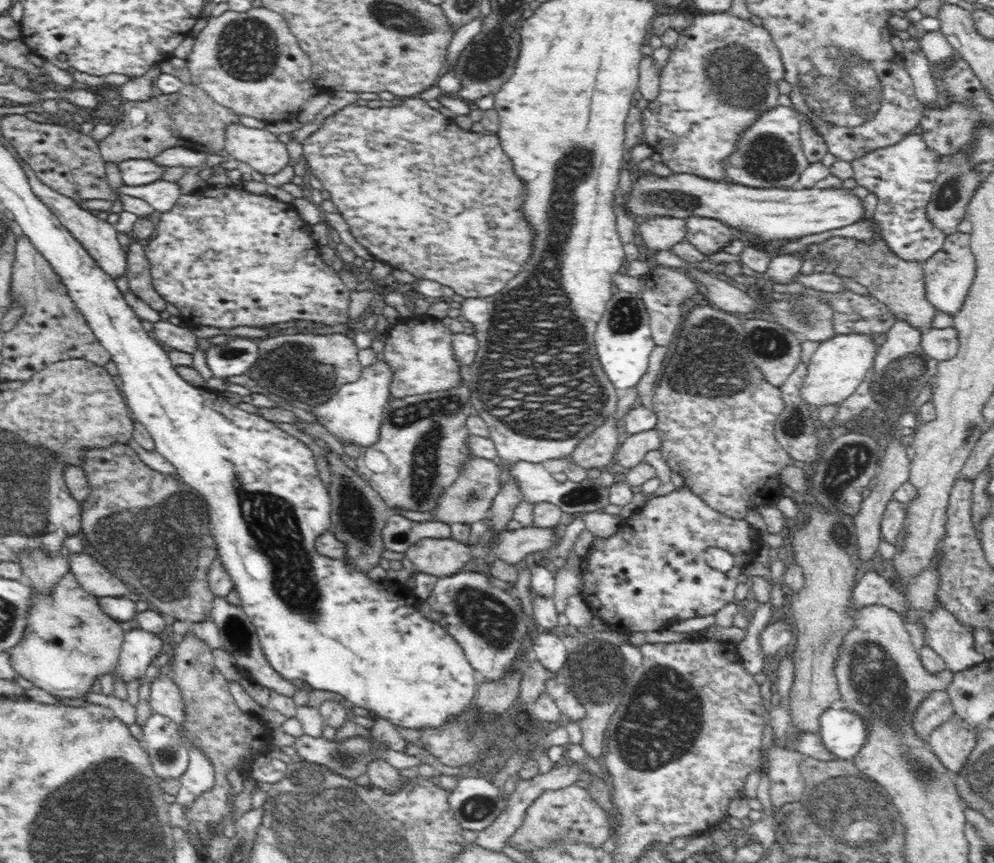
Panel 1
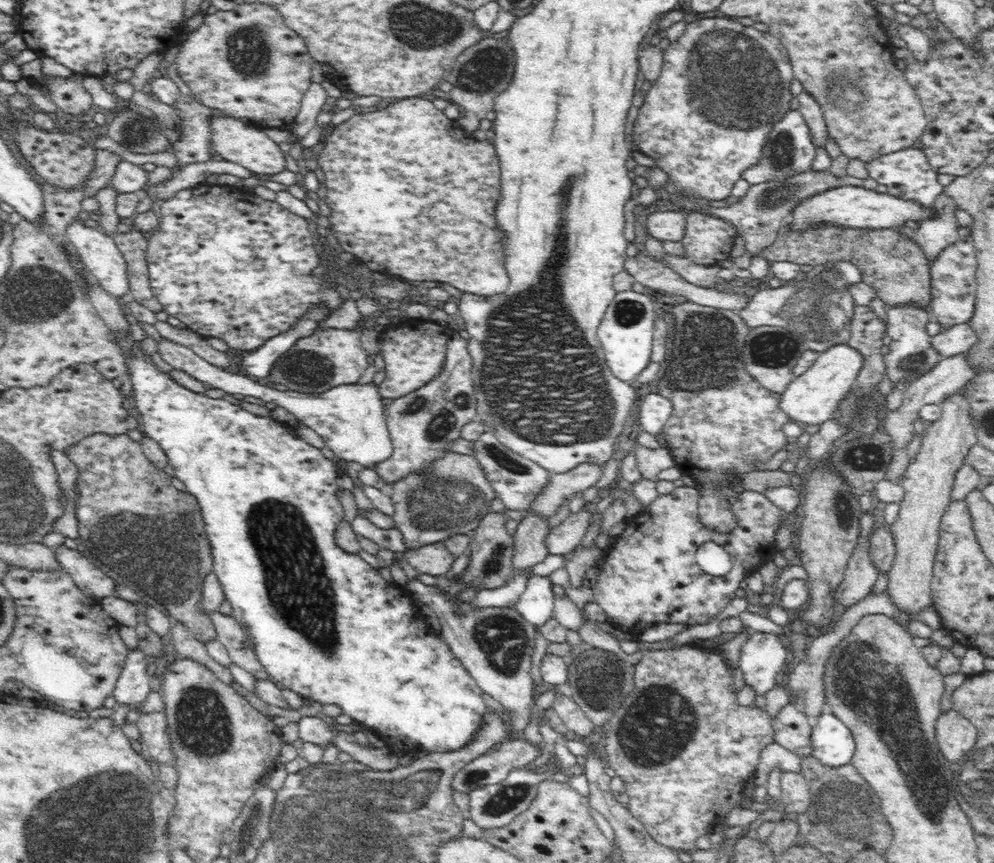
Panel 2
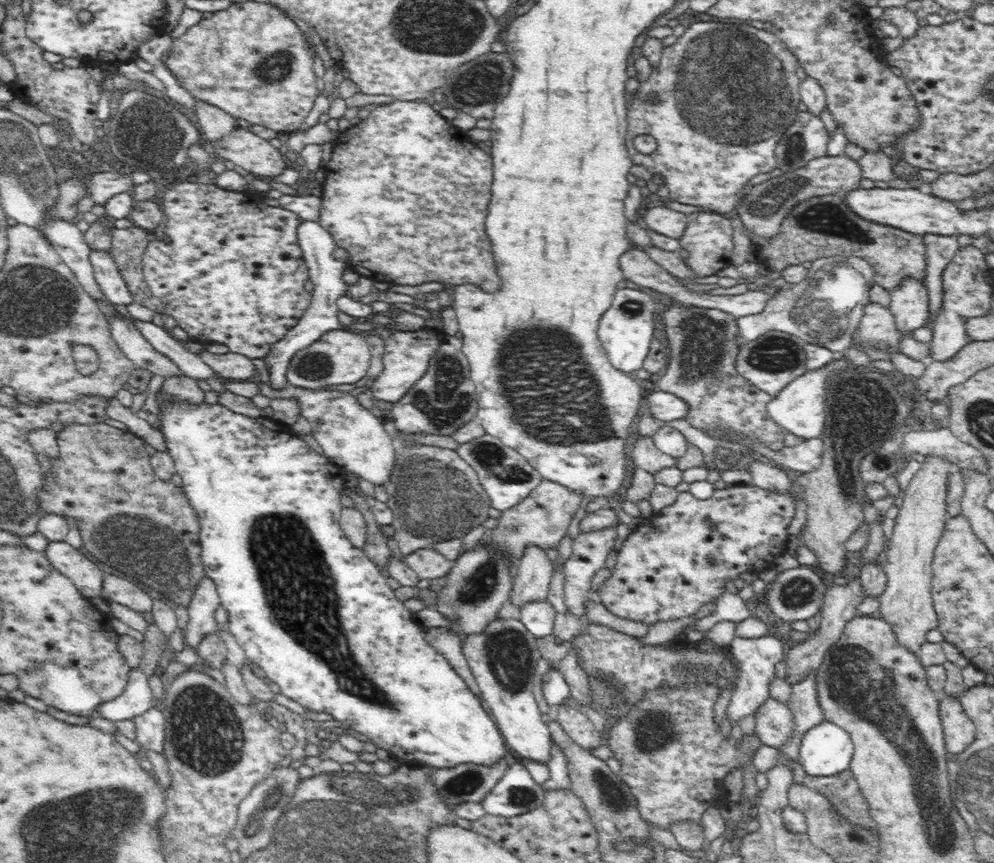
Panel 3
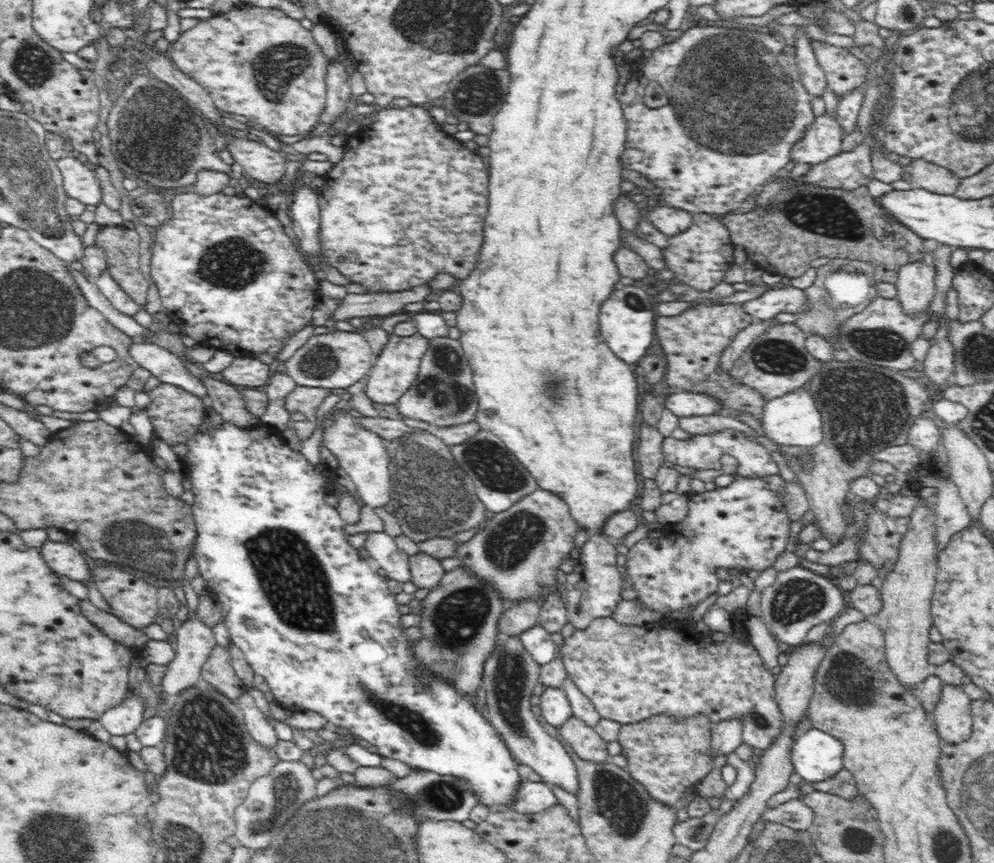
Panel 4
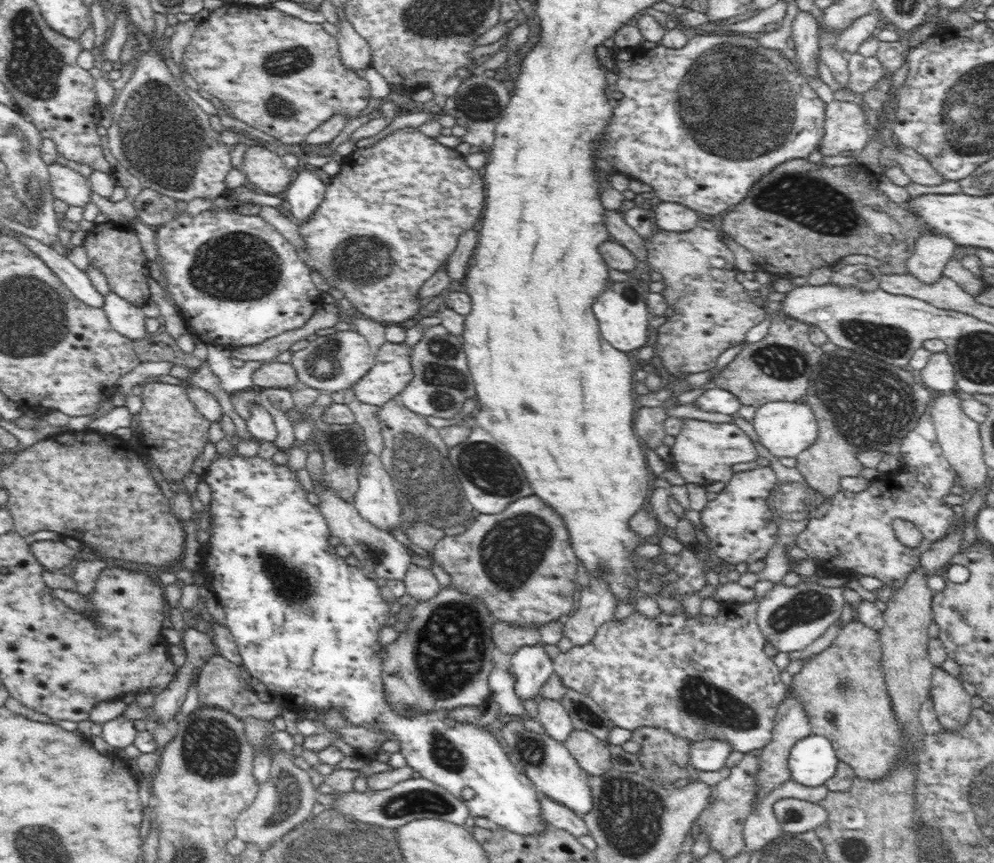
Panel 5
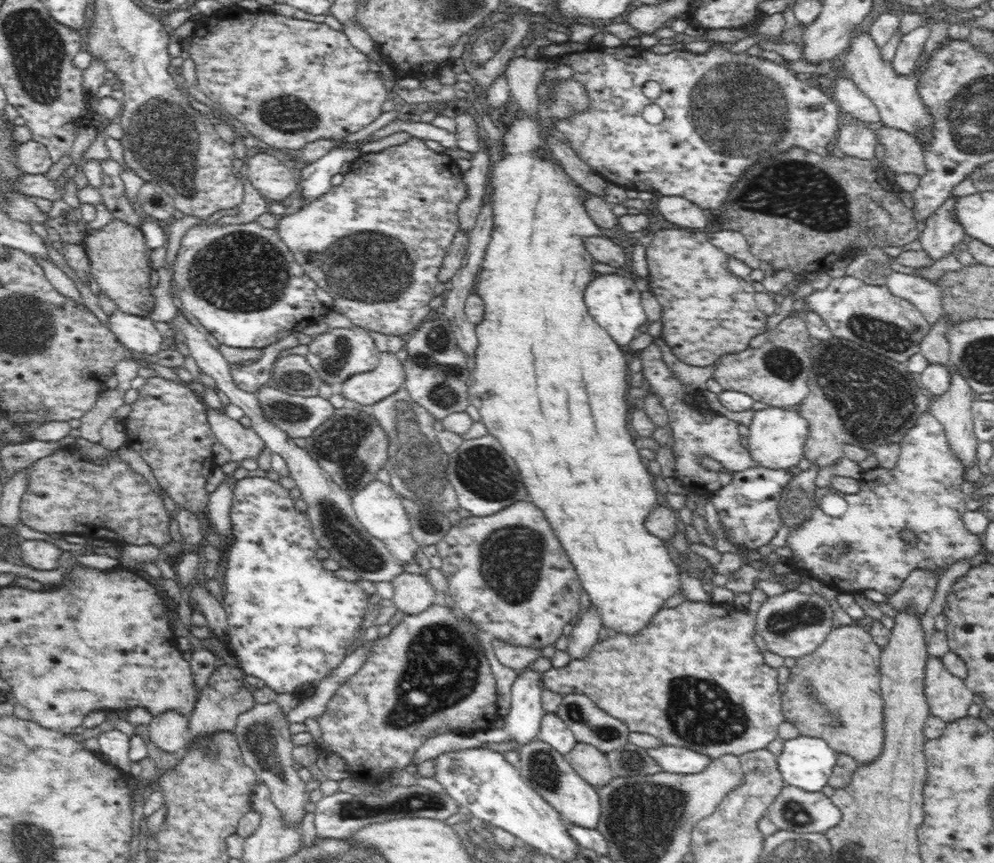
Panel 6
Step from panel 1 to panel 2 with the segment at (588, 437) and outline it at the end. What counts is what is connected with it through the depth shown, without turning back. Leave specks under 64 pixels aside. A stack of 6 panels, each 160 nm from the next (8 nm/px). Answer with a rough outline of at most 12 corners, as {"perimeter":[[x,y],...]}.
{"perimeter":[[580,464],[552,474],[543,494],[523,512],[543,520],[577,493],[595,486],[601,464]]}

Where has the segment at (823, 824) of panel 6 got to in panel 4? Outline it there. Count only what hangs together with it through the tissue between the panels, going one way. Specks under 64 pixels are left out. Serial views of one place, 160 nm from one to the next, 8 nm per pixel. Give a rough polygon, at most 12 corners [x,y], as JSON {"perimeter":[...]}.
{"perimeter":[[799,798],[761,814],[748,835],[749,843],[768,821],[808,831],[815,812]]}

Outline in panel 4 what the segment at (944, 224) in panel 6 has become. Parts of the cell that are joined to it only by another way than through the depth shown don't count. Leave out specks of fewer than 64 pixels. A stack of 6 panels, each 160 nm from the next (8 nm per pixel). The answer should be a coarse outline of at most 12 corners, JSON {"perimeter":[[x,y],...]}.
{"perimeter":[[929,257],[899,268],[895,287],[902,310],[929,308],[936,269]]}

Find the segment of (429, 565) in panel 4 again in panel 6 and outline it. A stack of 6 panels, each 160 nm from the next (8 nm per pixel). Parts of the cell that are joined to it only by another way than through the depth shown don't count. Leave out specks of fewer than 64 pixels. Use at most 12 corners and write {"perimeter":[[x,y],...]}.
{"perimeter":[[404,572],[391,584],[405,615],[439,602],[424,575]]}

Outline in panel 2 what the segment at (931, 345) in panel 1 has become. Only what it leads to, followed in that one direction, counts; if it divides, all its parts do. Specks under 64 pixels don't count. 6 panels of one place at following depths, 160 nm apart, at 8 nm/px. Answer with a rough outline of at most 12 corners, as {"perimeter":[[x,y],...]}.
{"perimeter":[[968,323],[944,328],[931,345],[944,358],[966,353],[977,336]]}

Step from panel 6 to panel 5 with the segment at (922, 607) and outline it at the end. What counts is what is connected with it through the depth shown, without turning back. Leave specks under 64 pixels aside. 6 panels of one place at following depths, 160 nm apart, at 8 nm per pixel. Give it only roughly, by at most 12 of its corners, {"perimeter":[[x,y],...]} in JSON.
{"perimeter":[[962,525],[921,554],[927,578],[941,575],[960,552]]}

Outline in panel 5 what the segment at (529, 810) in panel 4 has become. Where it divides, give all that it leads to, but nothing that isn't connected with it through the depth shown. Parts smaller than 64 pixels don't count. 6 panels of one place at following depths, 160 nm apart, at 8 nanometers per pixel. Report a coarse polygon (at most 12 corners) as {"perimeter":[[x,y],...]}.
{"perimeter":[[539,796],[543,820],[576,838],[589,835],[582,817],[570,808]]}

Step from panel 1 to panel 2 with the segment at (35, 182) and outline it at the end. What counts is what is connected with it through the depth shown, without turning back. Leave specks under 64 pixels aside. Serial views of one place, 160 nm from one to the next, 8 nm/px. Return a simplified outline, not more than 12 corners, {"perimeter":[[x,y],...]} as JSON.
{"perimeter":[[66,227],[89,274],[118,299],[129,293],[125,258],[113,236]]}

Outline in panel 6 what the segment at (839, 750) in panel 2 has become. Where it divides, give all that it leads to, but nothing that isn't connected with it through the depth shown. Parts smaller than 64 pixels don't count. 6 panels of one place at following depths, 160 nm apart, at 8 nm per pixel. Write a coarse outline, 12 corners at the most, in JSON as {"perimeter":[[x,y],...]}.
{"perimeter":[[825,740],[785,741],[777,767],[790,786],[820,792],[836,754]]}

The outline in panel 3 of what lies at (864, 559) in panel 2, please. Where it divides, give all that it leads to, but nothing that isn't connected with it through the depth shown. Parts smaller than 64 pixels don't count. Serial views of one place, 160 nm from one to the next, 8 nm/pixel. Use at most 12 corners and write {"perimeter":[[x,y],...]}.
{"perimeter":[[859,577],[823,596],[818,632],[786,649],[790,686],[816,674],[864,599]]}

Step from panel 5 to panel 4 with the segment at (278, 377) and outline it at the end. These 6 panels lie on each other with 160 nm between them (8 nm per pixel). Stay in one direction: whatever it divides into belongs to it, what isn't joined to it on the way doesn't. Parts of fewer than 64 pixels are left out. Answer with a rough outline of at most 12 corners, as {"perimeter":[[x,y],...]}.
{"perimeter":[[235,356],[219,377],[239,388],[266,385],[275,366]]}

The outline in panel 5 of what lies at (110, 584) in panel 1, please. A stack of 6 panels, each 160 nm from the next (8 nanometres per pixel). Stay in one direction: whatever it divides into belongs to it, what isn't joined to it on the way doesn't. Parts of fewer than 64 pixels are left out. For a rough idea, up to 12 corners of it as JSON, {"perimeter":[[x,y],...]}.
{"perimeter":[[38,540],[30,552],[40,567],[65,571],[76,551],[61,541]]}

